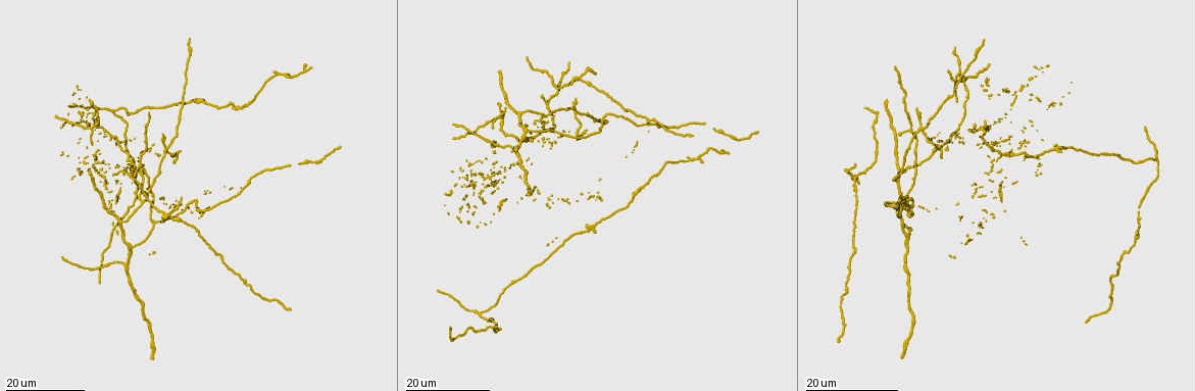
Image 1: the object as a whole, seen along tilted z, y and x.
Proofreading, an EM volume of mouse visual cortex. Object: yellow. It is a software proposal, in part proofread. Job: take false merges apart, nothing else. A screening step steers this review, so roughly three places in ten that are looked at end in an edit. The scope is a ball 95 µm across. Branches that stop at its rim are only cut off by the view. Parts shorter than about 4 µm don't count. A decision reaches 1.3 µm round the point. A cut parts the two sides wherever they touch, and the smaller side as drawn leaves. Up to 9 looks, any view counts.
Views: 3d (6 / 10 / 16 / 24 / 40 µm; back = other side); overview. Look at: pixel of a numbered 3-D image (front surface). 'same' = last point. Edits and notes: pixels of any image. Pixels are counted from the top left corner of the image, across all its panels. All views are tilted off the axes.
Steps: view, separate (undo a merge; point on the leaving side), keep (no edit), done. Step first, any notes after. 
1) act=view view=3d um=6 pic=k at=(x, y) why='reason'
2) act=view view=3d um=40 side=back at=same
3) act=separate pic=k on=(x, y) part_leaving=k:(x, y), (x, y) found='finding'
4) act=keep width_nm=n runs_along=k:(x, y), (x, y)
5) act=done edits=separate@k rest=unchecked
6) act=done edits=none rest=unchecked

act=view view=3d um=16 pic=1 at=(130, 246) why='arms part here'

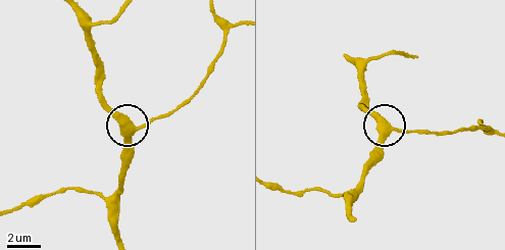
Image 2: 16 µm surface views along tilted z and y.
act=view view=3d um=6 pic=2 at=(389, 131)

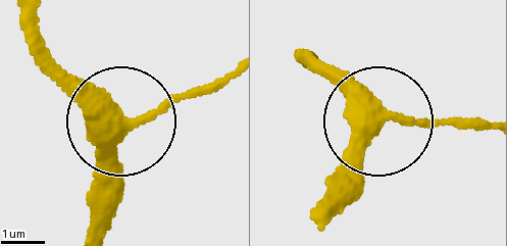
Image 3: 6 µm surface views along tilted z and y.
act=keep side_arm_um=37 runs_along=3:(32, 10), (44, 55), (118, 135), (113, 192) found='continuous, no second cell'

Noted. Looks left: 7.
act=view view=3d um=16 pic=1 at=(168, 217) why='small branch off a trunk'

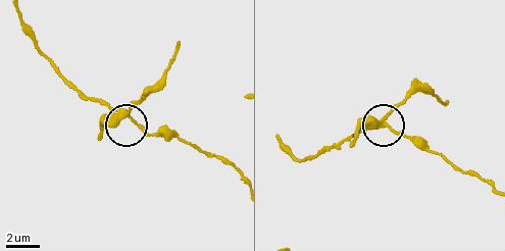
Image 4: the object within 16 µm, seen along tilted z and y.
act=view view=3d um=10 pic=4 at=(382, 119)

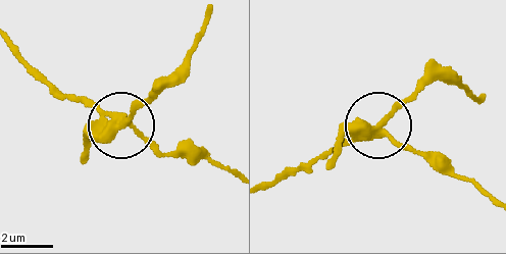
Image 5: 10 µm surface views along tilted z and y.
act=separate pic=5 on=(132, 104) side_arm_um=7 part_leaving=5:(115, 122), (189, 55), (206, 15) found='a second cell is stuck on'

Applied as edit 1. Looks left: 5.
act=view view=overview why='redraw'

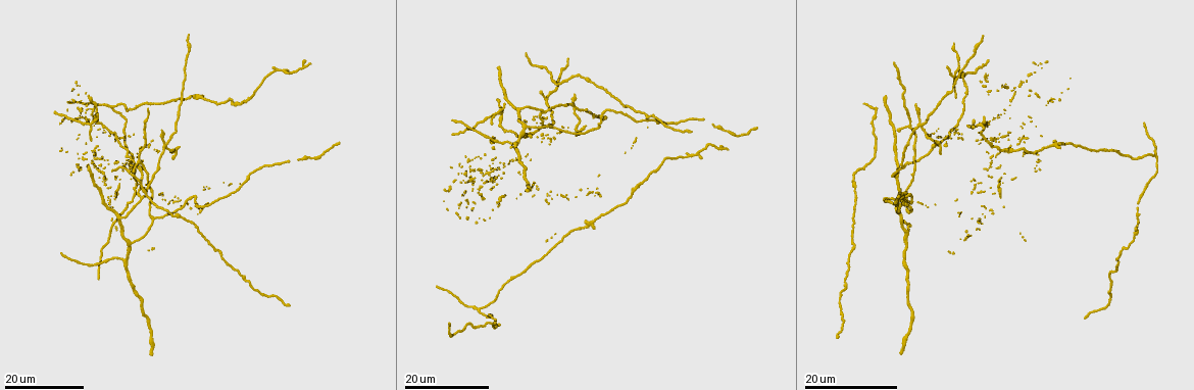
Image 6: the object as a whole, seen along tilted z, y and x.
act=view view=3d um=24 pic=6 at=(132, 161) why='two arms in line, one across'

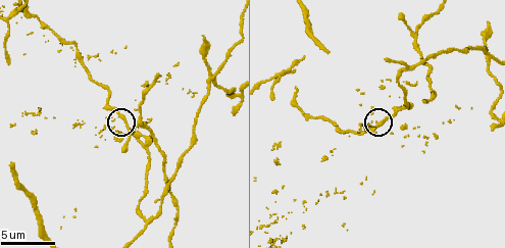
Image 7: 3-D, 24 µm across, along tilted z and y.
act=view view=3d um=10 pic=7 at=(122, 117) why='zoom in'

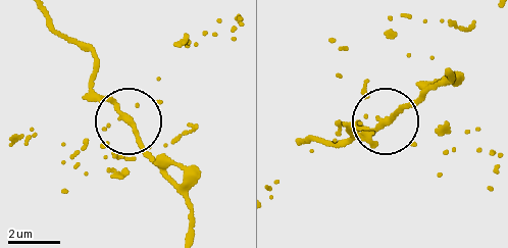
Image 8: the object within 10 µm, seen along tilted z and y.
act=separate pic=8 on=(361, 91) side_arm_um=75 found='a second cell is stuck on'

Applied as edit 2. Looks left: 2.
act=view view=3d um=16 pic=6 at=(119, 218) why='side arm on a straight run'

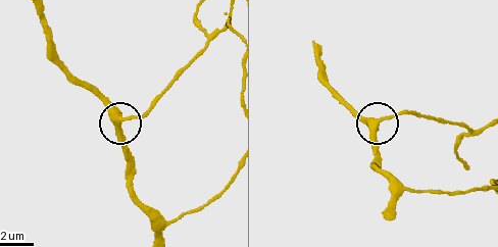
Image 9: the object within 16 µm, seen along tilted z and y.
act=view view=3d um=10 pic=9 at=(370, 126)

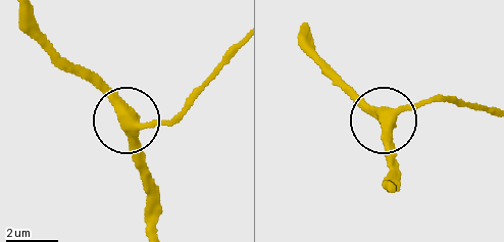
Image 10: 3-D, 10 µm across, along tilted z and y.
act=keep width_nm=420 runs_along=10:(232, 56), (173, 116), (160, 122), (127, 118), (88, 74) found='continuous, no second cell'

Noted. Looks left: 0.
act=done edits=separate@5,separate@8 rest=unchecked

